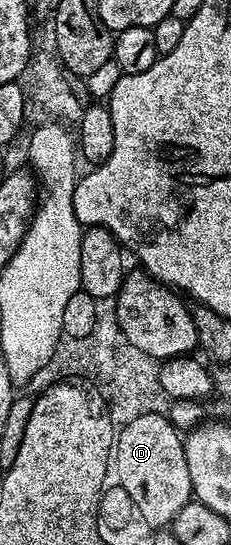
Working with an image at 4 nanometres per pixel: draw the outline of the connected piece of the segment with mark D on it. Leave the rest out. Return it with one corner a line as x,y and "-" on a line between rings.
166,413
137,416
128,426
118,431
113,451
113,474
119,477
125,493
136,506
138,517
149,520
152,528
167,528
185,504
192,501
189,464
185,460
185,448
180,431
176,430

